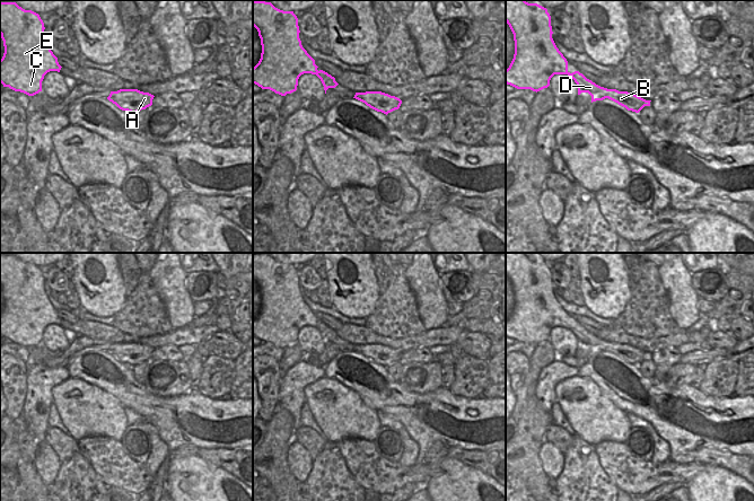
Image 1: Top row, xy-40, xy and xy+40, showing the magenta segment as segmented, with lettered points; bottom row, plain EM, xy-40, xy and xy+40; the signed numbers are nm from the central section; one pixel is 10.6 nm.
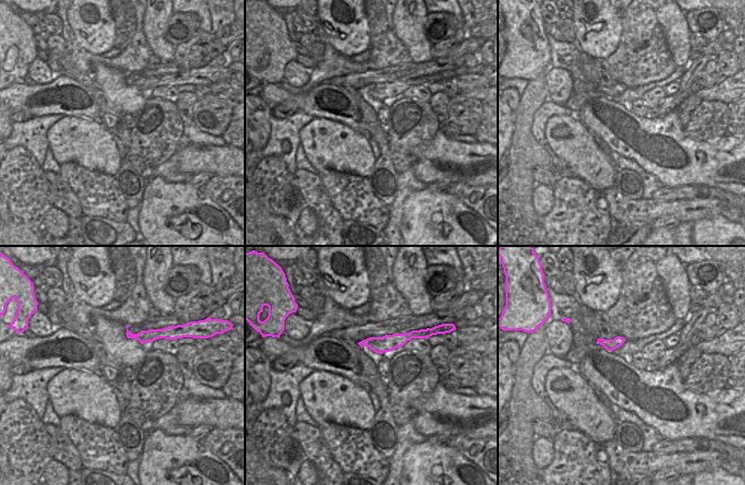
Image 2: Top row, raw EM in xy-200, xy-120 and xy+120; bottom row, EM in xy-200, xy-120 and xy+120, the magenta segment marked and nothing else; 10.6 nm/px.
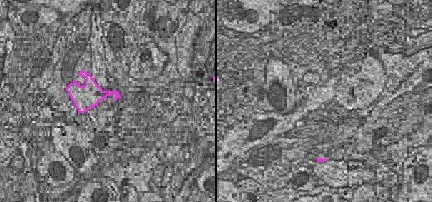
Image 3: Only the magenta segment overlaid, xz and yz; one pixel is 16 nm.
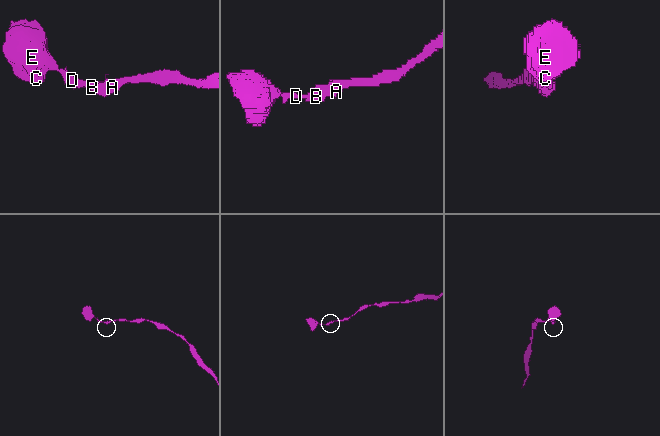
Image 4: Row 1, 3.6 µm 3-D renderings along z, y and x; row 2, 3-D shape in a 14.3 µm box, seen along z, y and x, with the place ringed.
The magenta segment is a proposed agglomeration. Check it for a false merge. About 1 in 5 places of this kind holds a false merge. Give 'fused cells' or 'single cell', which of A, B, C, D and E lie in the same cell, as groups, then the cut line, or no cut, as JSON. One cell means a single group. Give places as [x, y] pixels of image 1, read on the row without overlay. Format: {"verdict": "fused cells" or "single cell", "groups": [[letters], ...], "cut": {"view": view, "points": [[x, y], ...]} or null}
{"verdict": "single cell", "groups": [["A", "B", "C", "D", "E"]], "cut": null}

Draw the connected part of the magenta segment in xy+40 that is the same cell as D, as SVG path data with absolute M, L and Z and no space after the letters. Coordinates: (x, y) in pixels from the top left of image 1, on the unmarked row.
M506 253L506 275L515 293L514 311L506 323L506 336L517 342L540 344L550 339L554 327L568 327L578 339L578 348L588 345L591 355L608 351L628 363L639 366L651 353L632 345L600 340L579 324L570 326L568 314L552 291L547 262L525 253Z

